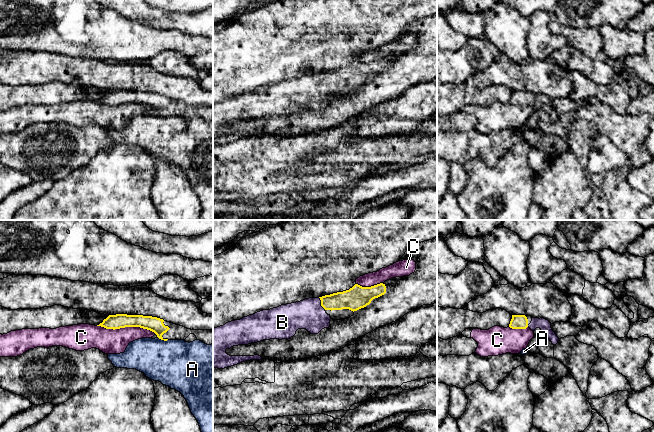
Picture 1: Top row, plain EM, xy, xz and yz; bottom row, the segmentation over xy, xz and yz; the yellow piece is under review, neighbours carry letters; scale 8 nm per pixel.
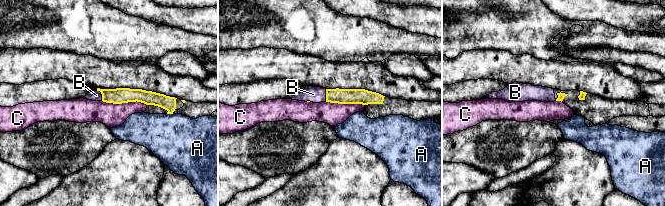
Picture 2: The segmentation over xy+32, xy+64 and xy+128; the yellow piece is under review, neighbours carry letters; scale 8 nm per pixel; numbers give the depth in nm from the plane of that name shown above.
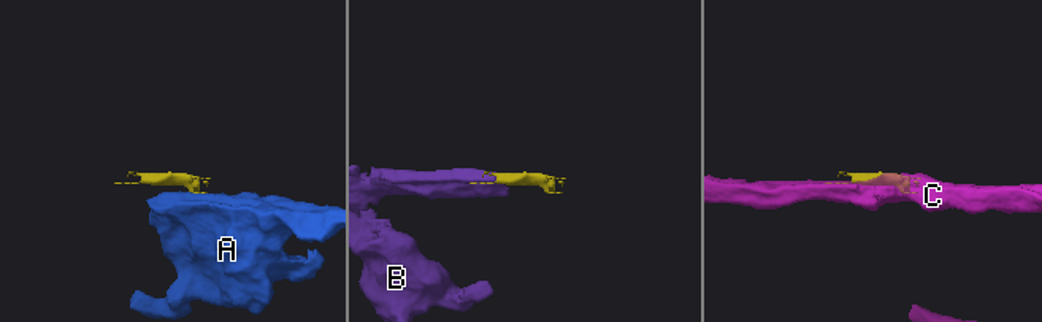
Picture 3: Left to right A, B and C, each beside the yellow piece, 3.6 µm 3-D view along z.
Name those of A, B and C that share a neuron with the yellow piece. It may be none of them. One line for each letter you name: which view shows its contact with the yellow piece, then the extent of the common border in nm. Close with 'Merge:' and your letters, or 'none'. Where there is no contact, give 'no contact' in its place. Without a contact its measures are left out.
B: xz | 120 nm
Merge: B

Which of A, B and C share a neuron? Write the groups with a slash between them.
A / B / C

